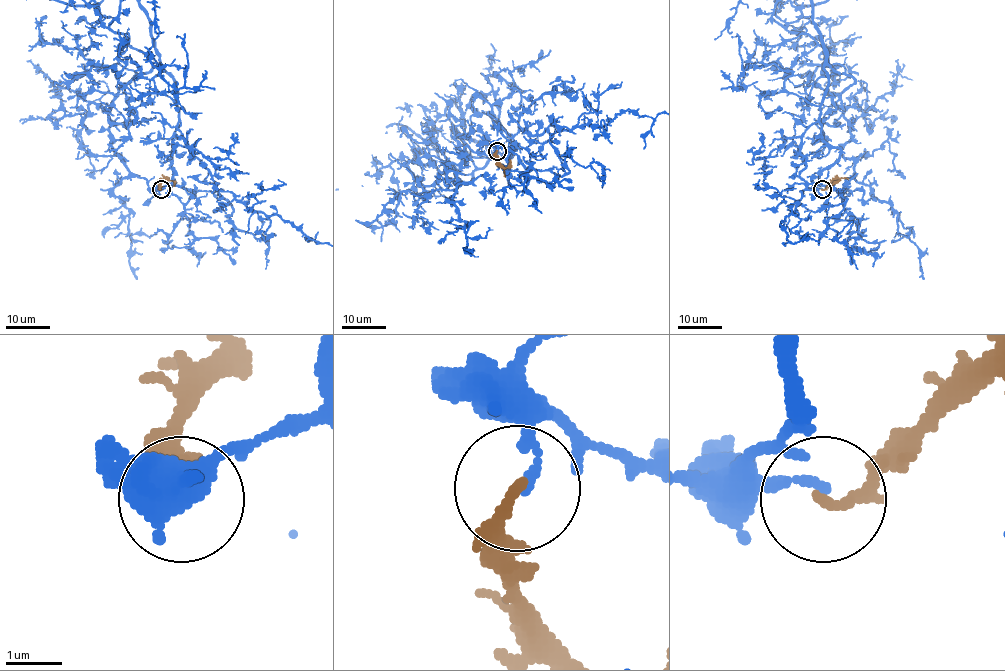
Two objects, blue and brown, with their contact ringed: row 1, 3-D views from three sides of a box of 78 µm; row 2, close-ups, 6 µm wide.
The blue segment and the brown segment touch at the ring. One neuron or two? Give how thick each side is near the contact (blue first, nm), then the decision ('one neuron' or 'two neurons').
120/130 nm | two neurons

